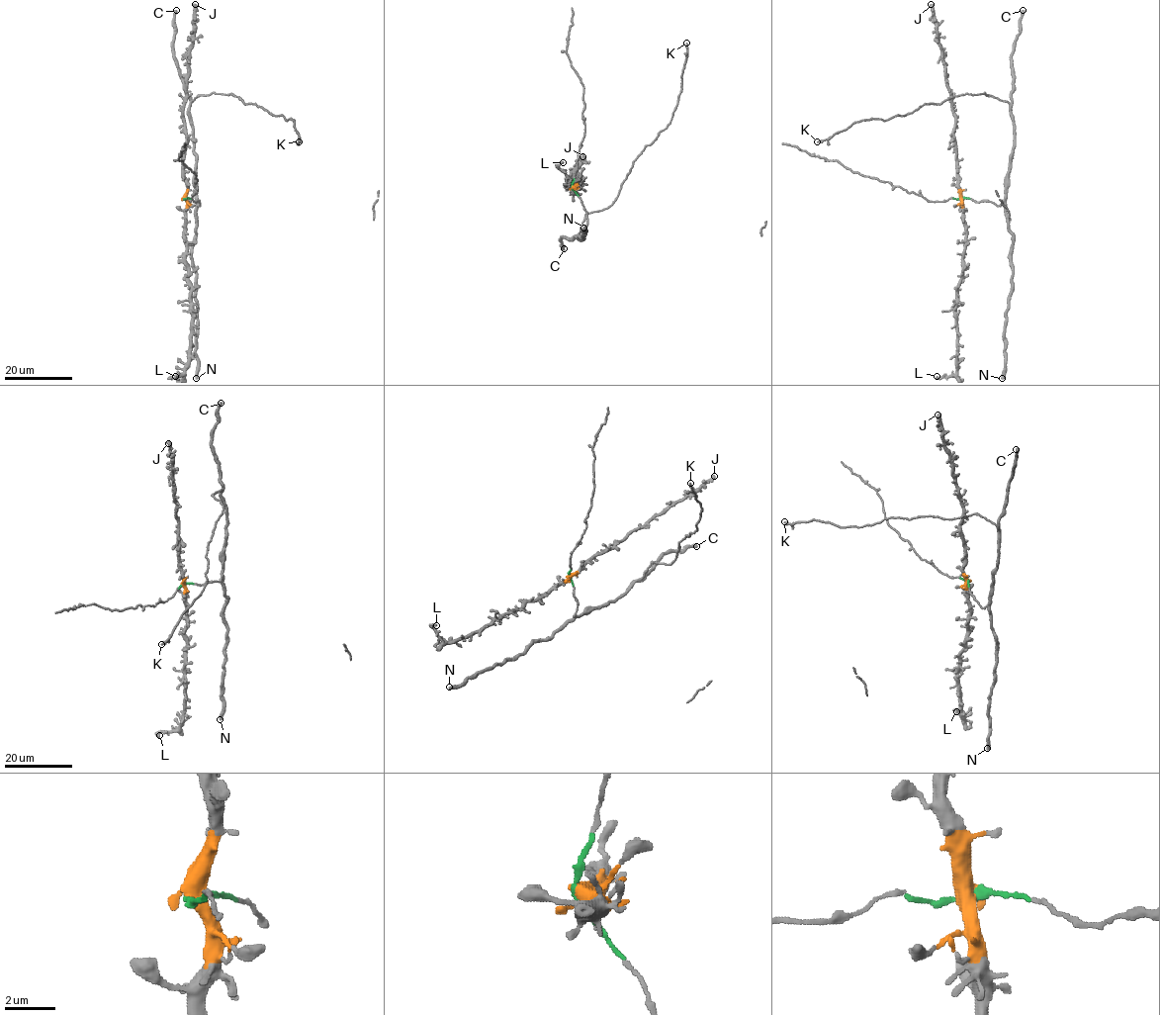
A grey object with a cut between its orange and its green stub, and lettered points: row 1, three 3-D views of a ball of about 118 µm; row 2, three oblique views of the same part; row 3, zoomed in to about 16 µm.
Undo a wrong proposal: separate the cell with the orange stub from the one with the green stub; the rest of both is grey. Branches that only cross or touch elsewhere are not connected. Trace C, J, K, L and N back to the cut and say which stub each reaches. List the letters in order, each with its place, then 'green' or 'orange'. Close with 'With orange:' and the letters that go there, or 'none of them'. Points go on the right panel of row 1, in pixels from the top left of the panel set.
C: (1023, 10) | green
J: (931, 4) | orange
K: (817, 141) | green
L: (936, 376) | orange
N: (1002, 378) | green
With orange: J, L

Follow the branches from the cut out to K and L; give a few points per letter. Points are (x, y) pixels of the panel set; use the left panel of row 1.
K: (184, 198), (200, 206), (189, 113), (198, 95), (230, 94), (294, 120), (299, 141)
L: (184, 198), (185, 258), (192, 312), (189, 366), (183, 374), (175, 376)

